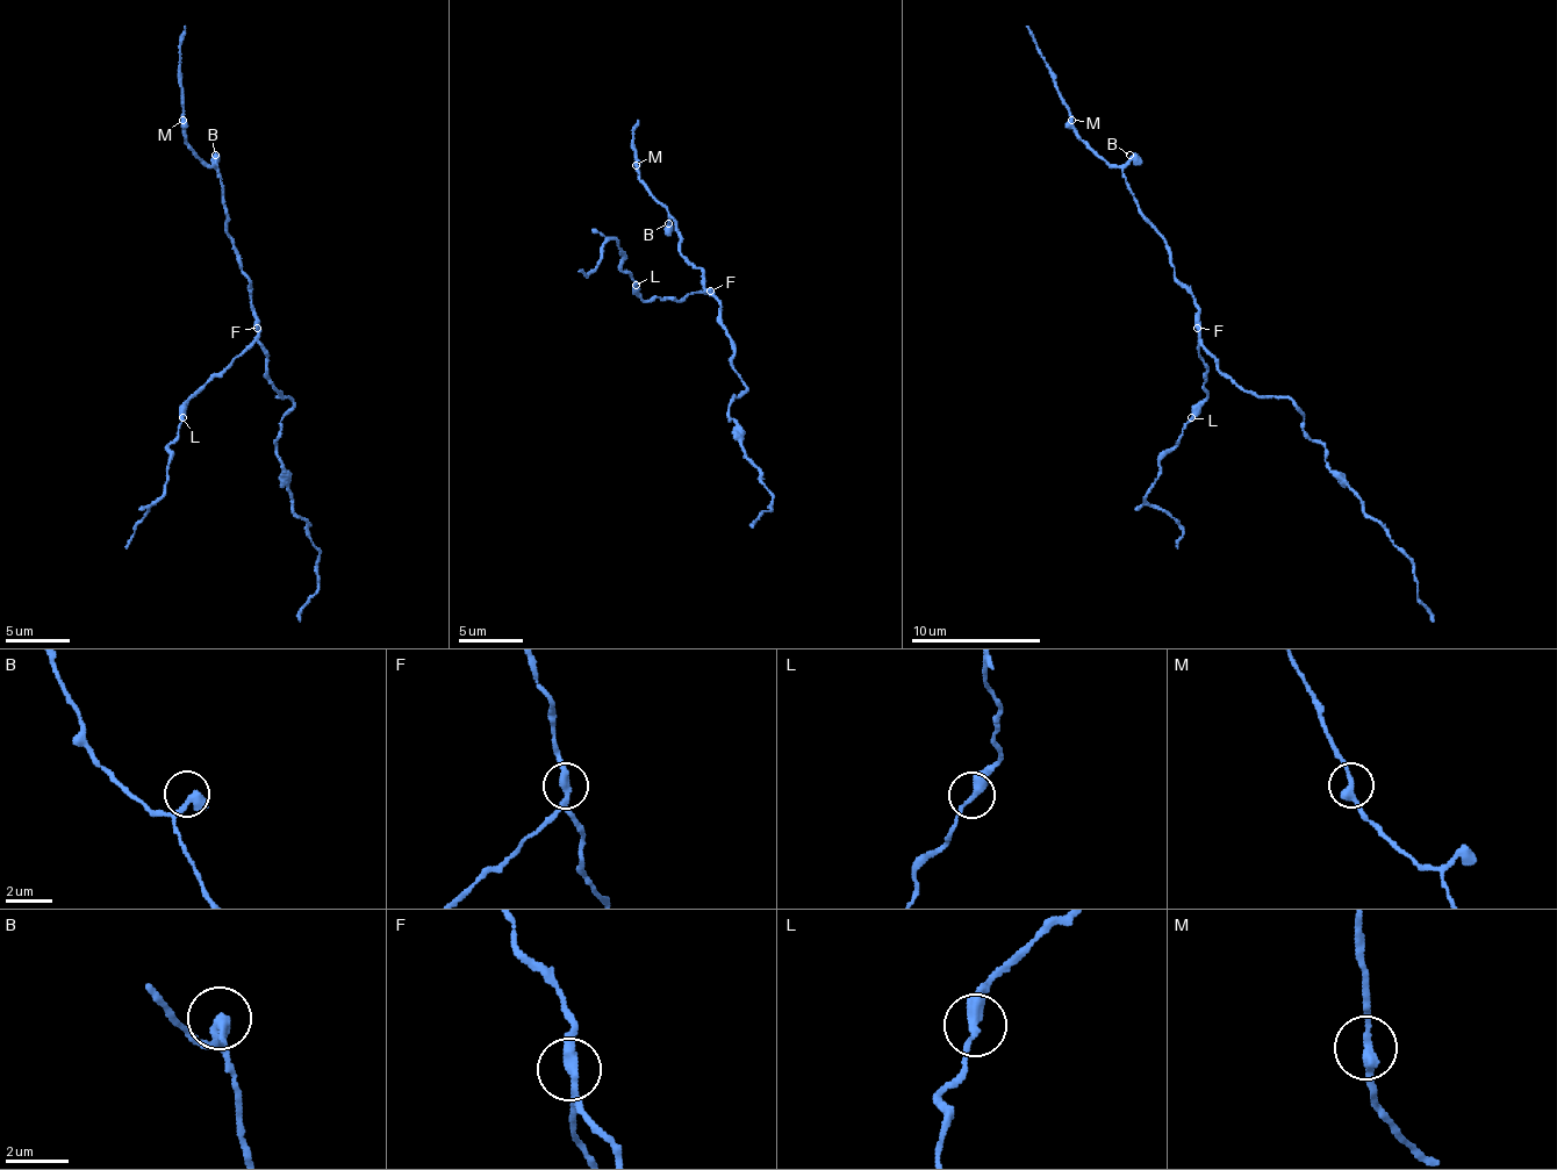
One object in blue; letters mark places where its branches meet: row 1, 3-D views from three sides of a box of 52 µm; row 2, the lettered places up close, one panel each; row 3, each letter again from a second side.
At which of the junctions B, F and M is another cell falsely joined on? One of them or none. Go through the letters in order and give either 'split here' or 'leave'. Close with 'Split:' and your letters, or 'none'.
B: leave
F: split here
M: leave
Split: F

